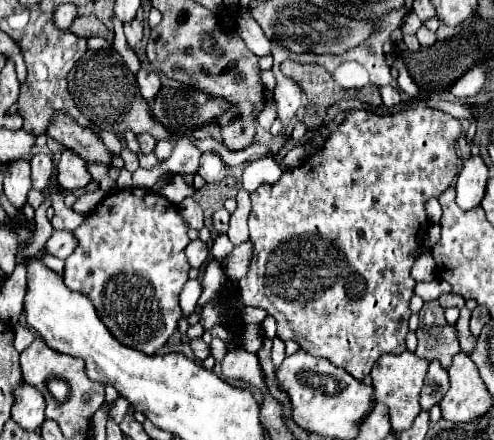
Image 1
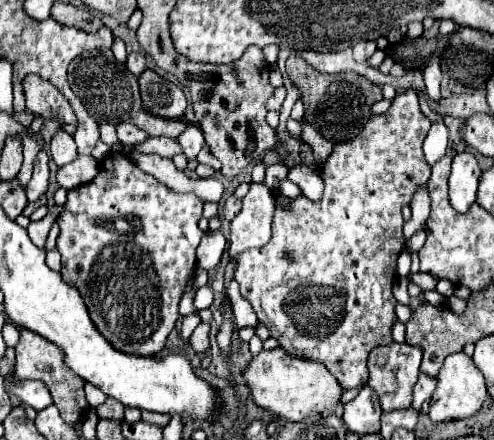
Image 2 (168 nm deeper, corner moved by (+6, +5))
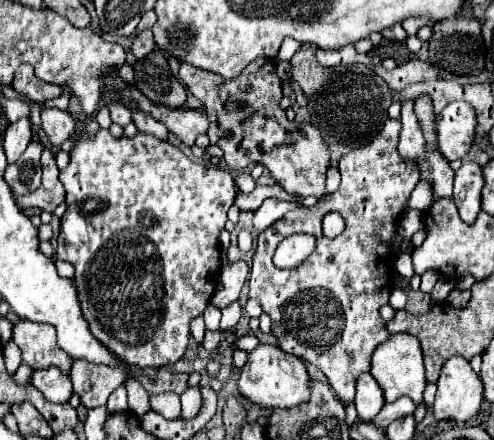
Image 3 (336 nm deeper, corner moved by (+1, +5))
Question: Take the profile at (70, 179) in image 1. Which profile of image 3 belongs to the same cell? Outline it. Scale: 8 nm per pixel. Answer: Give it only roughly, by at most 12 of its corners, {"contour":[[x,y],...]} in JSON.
{"contour":[[41,108],[41,126],[59,148],[75,120],[67,110]]}

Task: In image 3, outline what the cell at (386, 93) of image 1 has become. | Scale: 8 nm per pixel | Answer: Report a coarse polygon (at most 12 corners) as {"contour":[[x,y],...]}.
{"contour":[[403,102],[397,152],[431,184],[433,200],[453,198],[453,168],[429,150]]}

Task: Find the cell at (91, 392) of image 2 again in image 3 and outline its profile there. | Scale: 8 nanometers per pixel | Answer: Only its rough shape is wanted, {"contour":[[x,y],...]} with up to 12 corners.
{"contour":[[72,358],[73,390],[85,408],[105,406],[127,370]]}

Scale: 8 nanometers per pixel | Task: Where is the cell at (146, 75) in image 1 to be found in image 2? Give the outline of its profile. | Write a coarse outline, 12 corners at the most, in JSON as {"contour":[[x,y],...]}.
{"contour":[[142,52],[128,54],[126,68],[138,78],[146,70]]}

